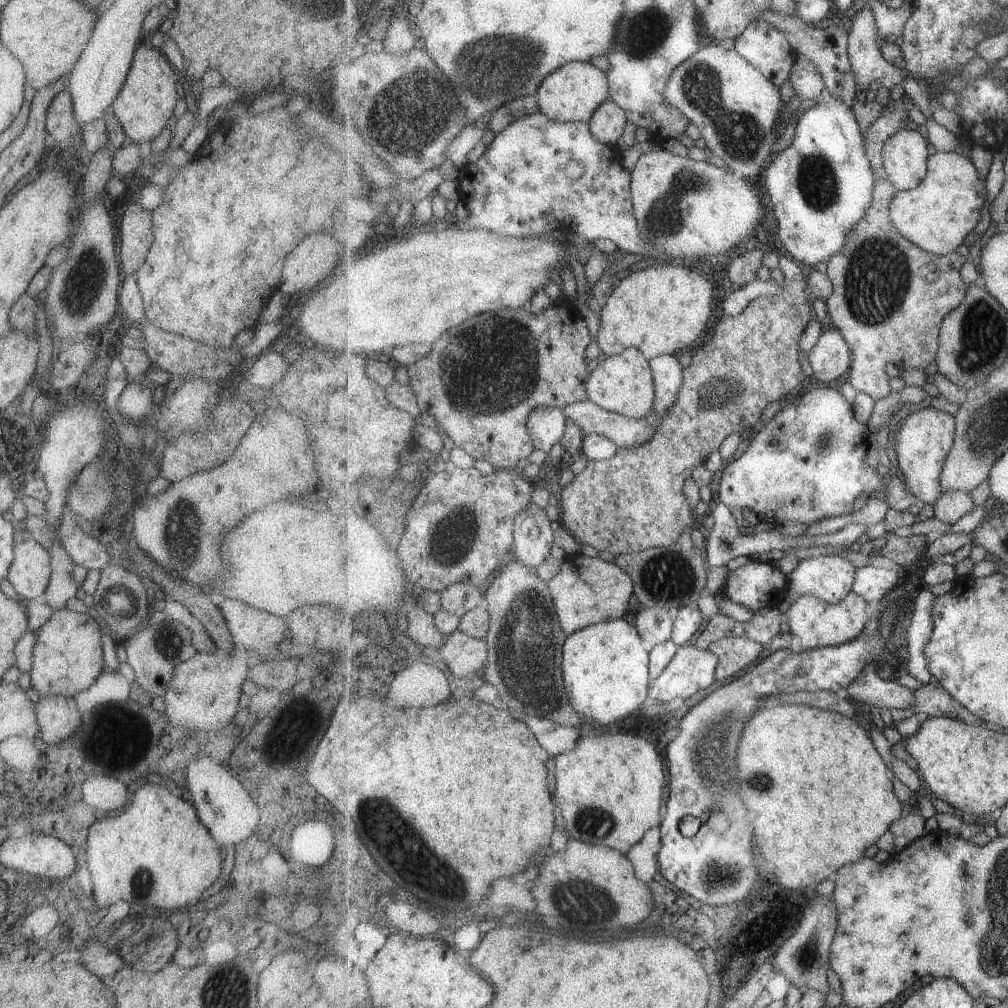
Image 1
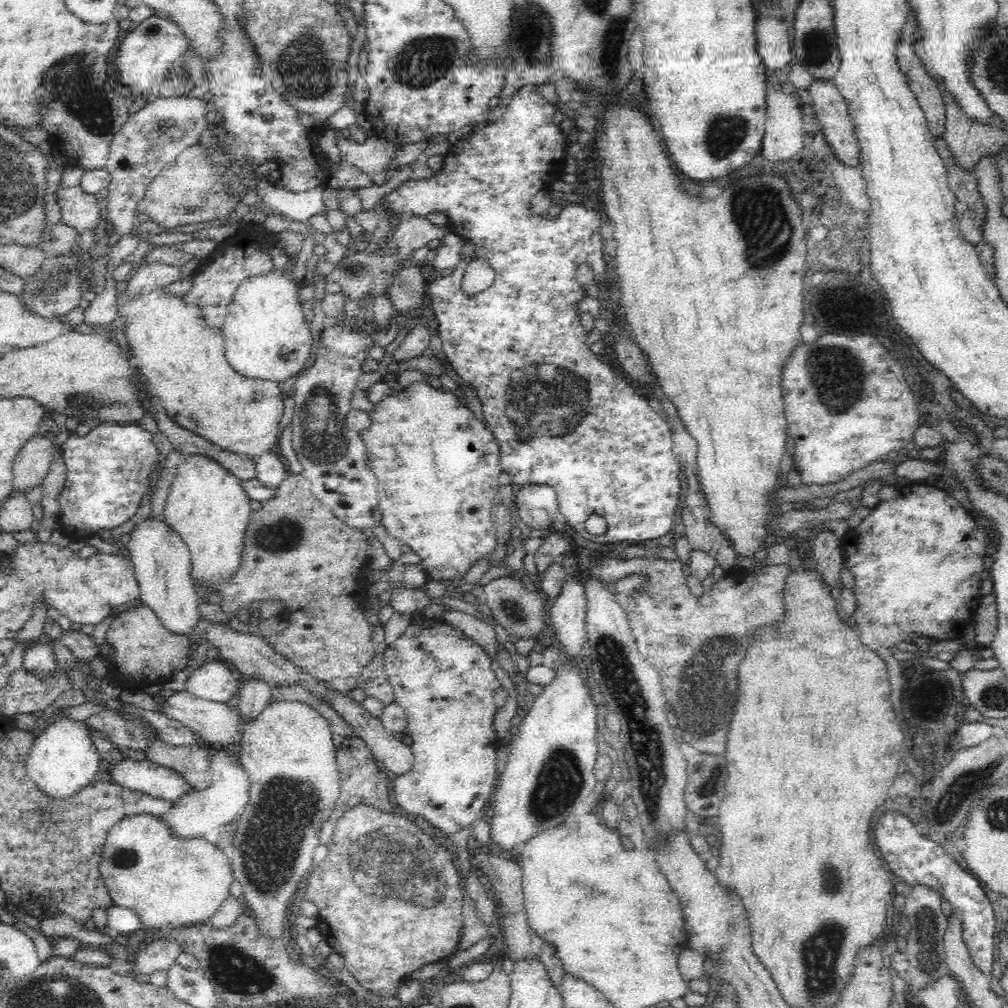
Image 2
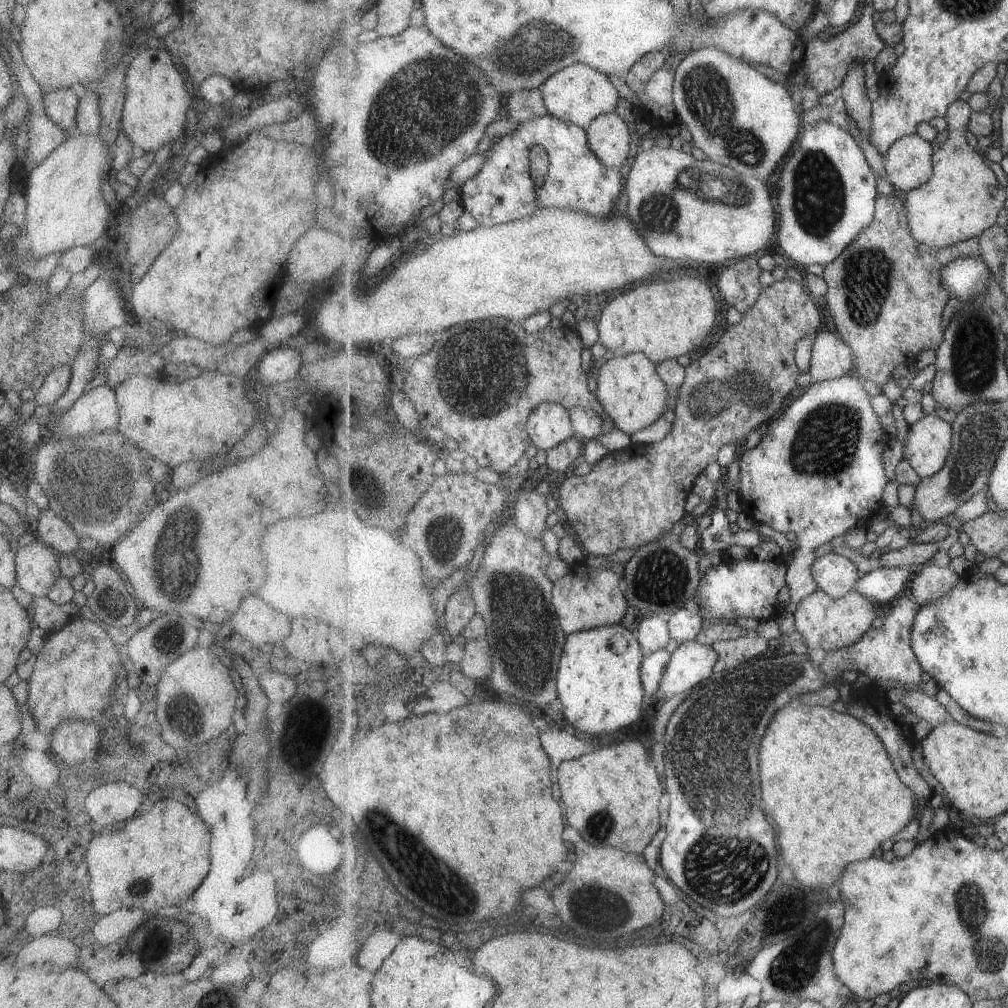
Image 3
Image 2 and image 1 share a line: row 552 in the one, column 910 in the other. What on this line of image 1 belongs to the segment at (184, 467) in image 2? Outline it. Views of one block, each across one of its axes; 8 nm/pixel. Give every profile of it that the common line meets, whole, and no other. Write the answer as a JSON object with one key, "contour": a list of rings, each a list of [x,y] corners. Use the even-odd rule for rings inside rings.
{"contour":[[[932,151],[927,176],[917,188],[898,191],[891,205],[891,218],[911,242],[927,252],[943,256],[954,253],[961,244],[976,237],[975,228],[981,222],[985,202],[987,202],[987,184],[969,156],[953,151]]]}

